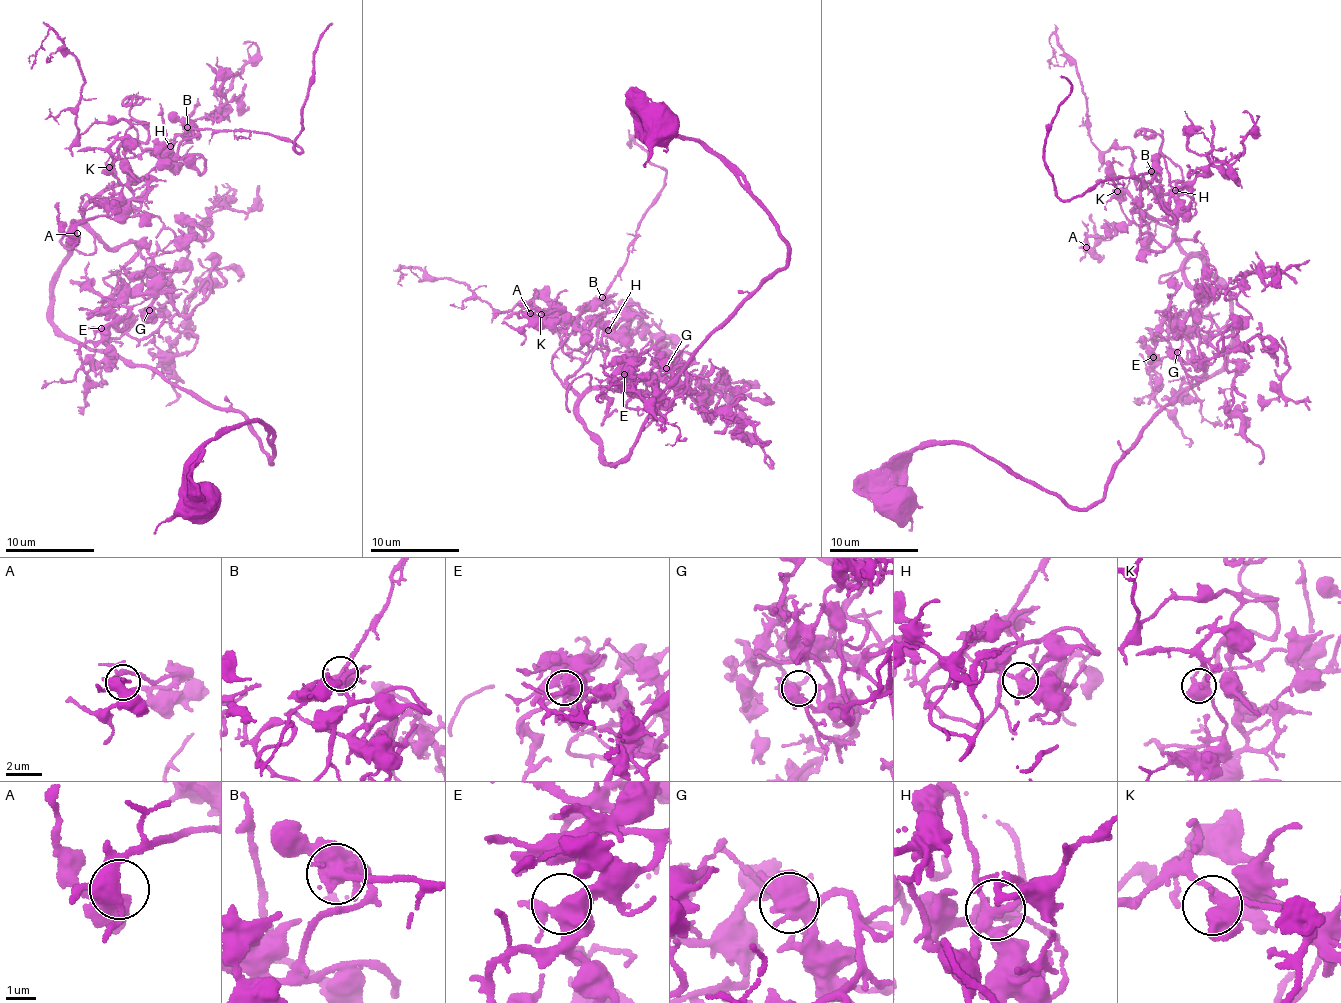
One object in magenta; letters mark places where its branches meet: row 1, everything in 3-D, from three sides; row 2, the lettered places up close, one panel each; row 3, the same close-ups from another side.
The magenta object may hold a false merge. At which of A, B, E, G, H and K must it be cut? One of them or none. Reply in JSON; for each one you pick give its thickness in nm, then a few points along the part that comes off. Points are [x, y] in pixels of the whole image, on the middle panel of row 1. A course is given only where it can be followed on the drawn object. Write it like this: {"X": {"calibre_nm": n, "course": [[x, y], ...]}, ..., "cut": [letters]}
{"B": {"calibre_nm": 460, "course": [[602, 298], [639, 222], [665, 186], [666, 171], [629, 137], [630, 146], [627, 130]]}, "cut": ["B"]}

